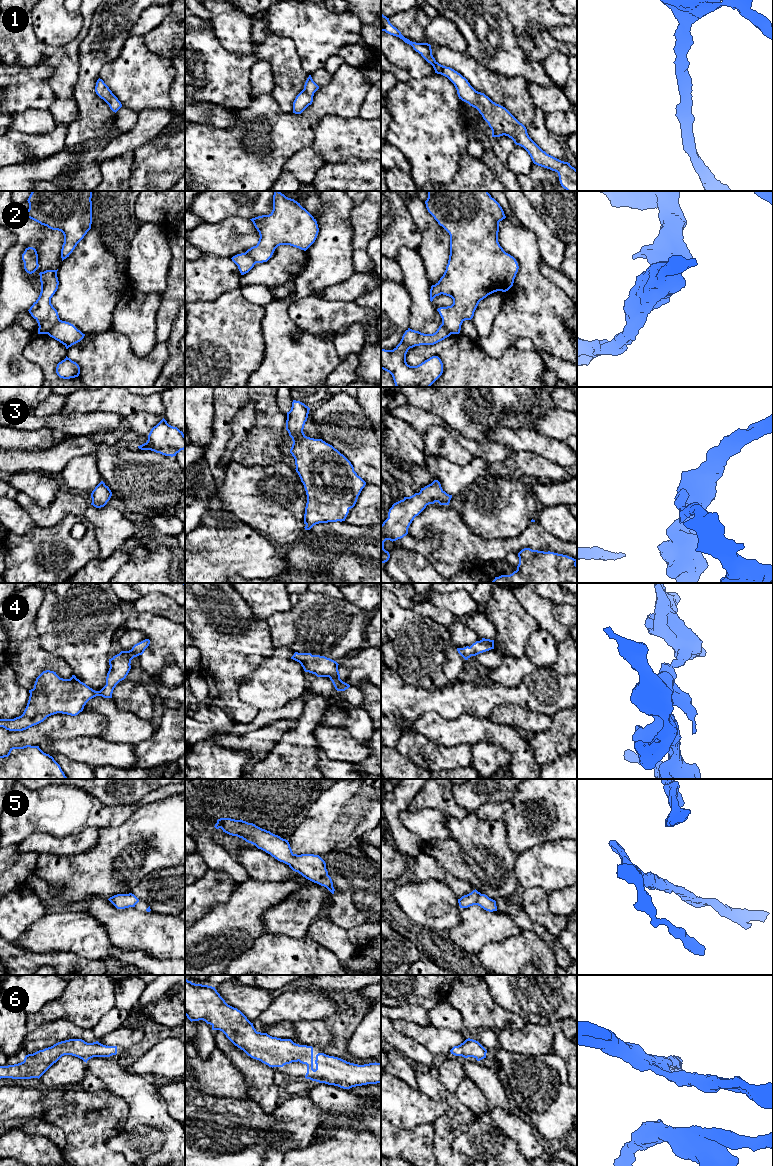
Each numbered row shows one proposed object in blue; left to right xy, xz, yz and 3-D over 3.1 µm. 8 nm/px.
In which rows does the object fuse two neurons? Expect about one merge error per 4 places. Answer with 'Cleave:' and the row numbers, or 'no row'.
Cleave: 2

